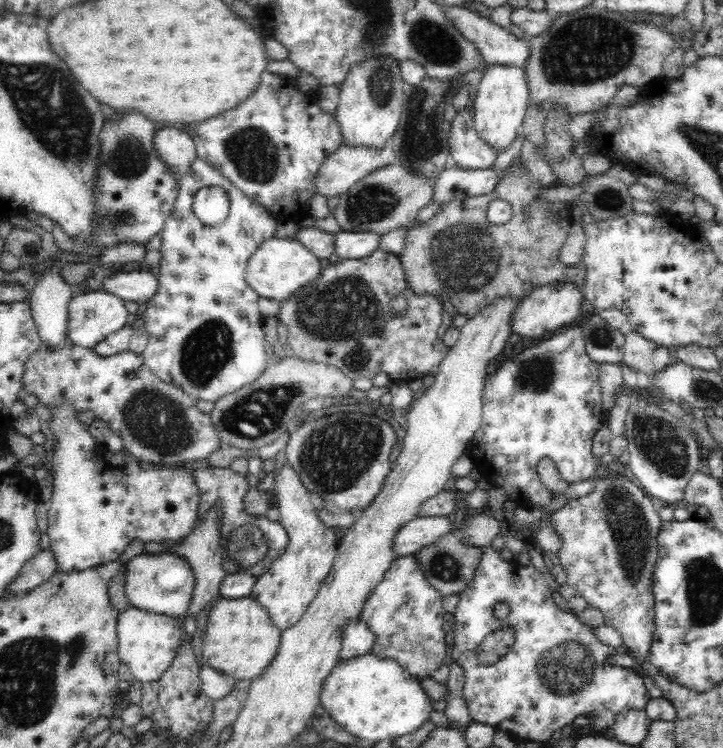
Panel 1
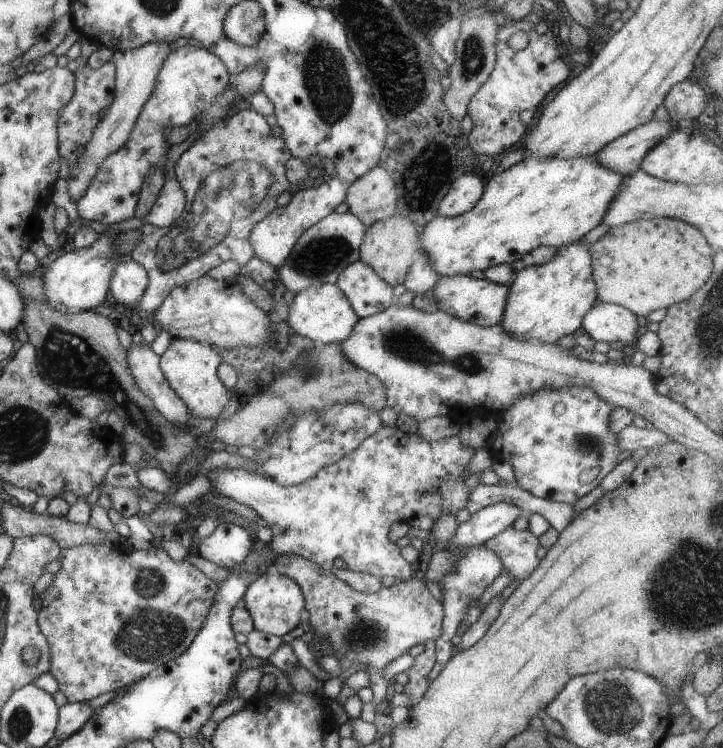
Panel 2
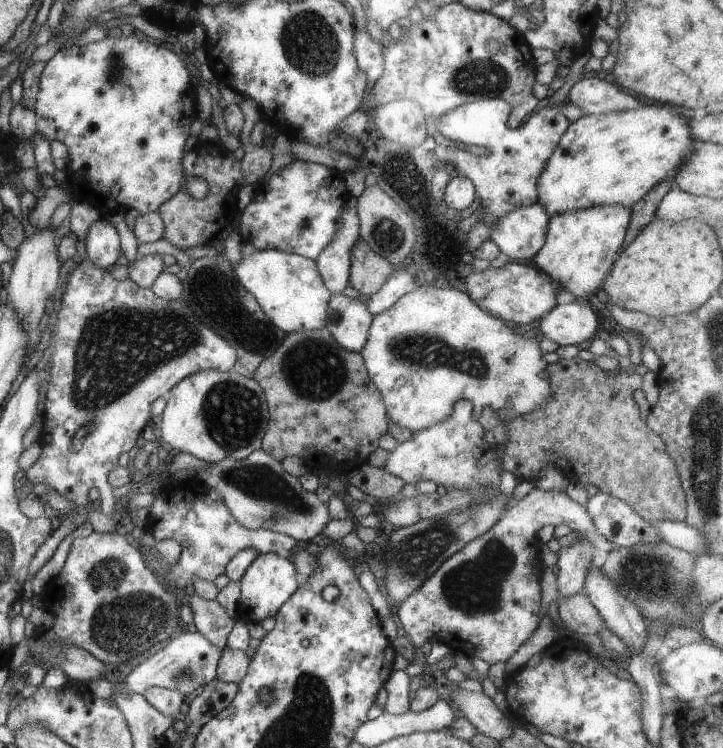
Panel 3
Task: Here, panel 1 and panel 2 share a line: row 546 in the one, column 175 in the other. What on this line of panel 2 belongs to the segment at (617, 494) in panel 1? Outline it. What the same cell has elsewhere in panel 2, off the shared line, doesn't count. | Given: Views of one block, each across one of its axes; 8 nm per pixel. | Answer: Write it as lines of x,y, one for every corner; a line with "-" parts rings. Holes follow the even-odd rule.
77,545
66,549
61,549
58,556
61,564
59,570
54,574
53,581
41,594
42,605
37,612
37,624
42,635
46,638
50,650
49,674
57,682
67,703
85,703
104,692
116,692
126,687
130,682
143,678
151,670
165,664
169,659
175,658
181,654
201,628
203,621
208,613
208,608
212,605
214,594
217,587
216,582
207,578
195,565
192,565
186,558
173,560
160,546
151,545
146,549
127,550
125,554
119,552
117,548
111,549
103,545

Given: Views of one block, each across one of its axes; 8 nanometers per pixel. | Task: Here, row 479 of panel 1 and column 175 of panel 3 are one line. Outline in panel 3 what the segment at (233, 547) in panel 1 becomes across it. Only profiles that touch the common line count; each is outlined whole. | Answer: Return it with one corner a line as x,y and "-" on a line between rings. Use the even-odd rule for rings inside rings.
197,142
191,150
182,156
183,174
185,176
199,176
207,182
205,198
195,200
187,194
185,188
178,190
169,200
156,208
159,218
163,221
163,236
169,244
179,250
205,247
219,234
222,229
229,229
231,220
239,212
236,206
237,191
245,185
241,174
240,160
222,146
209,142

